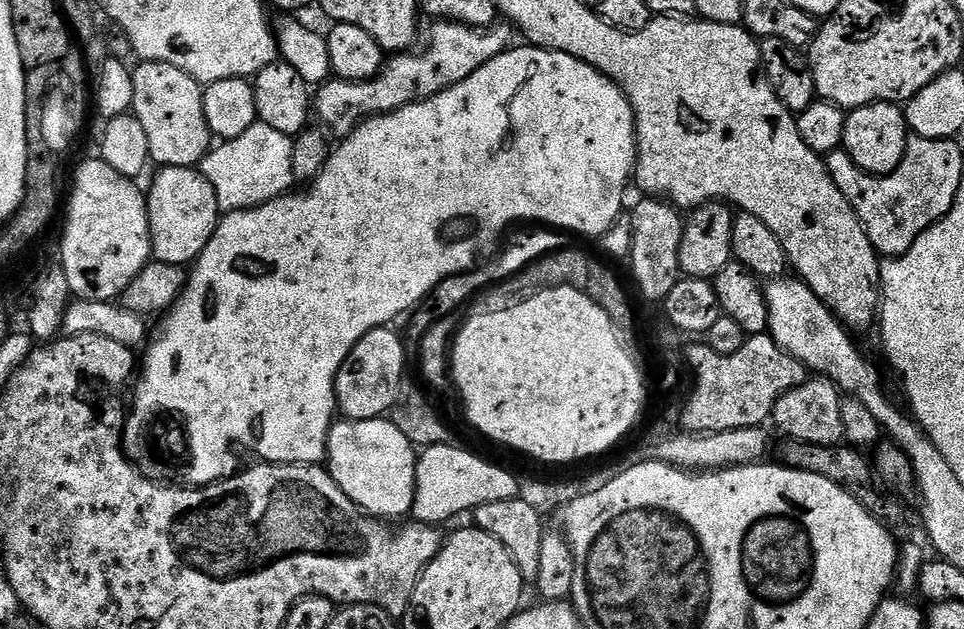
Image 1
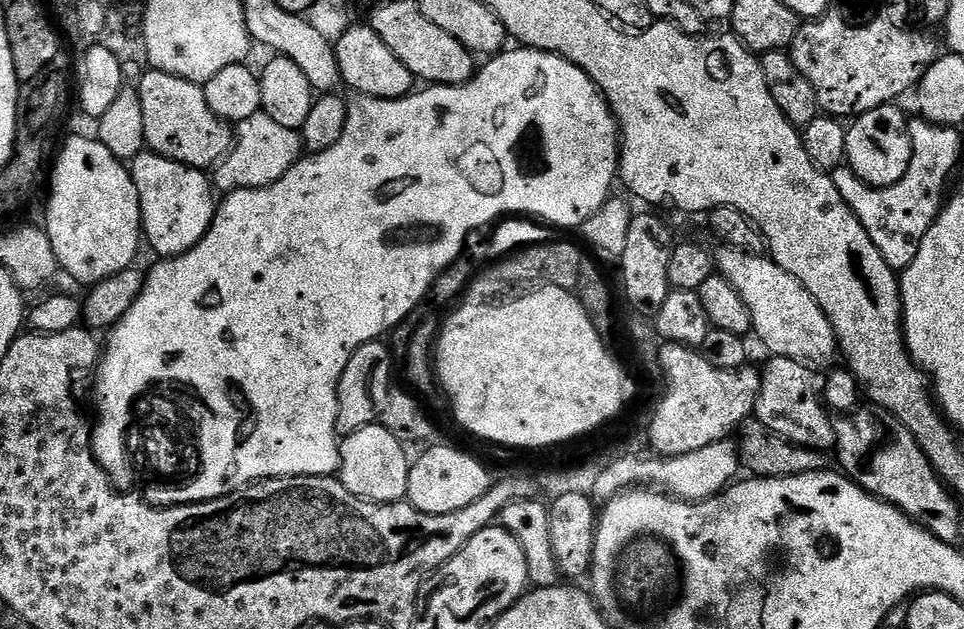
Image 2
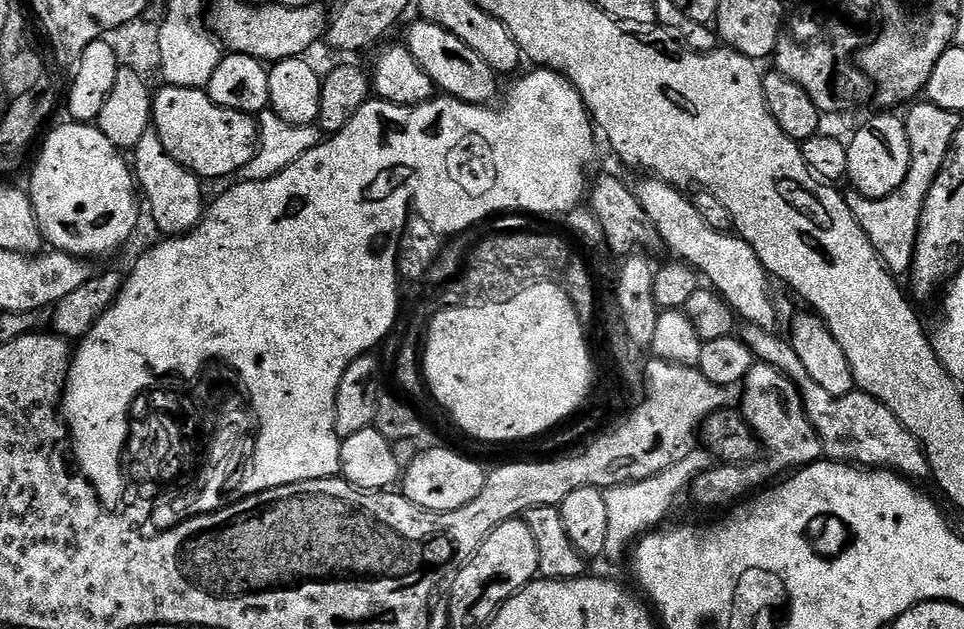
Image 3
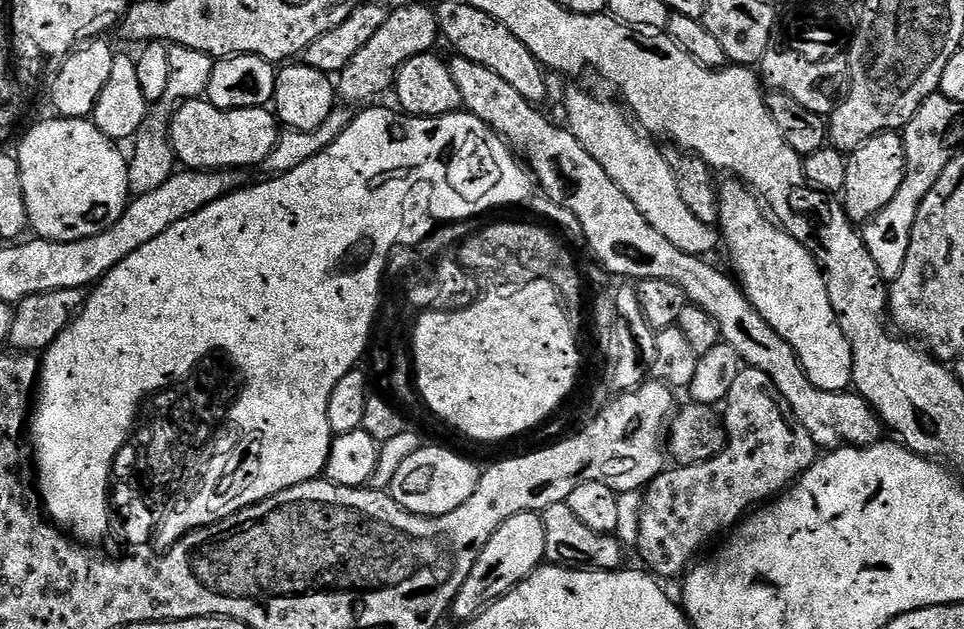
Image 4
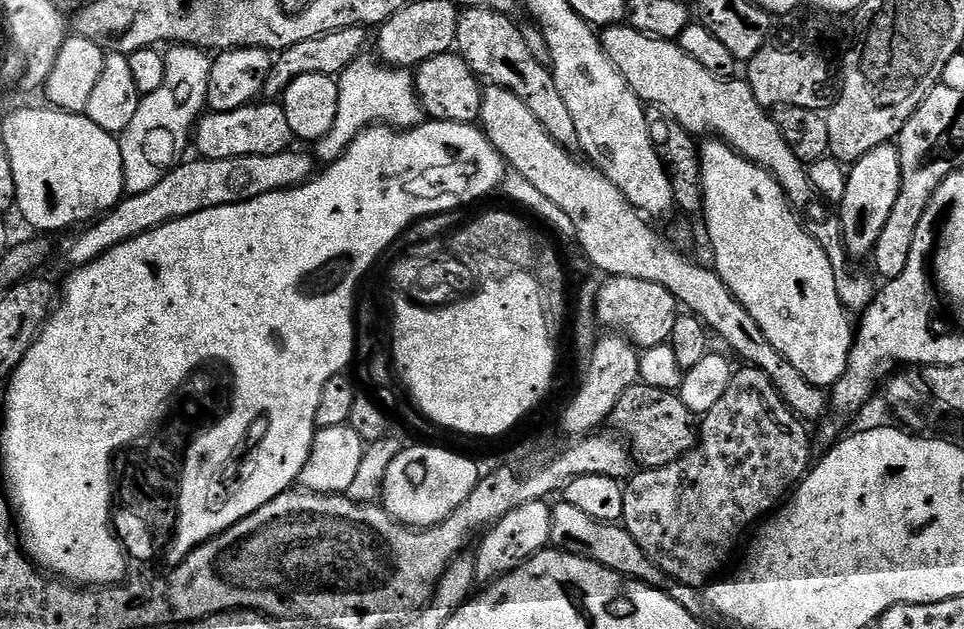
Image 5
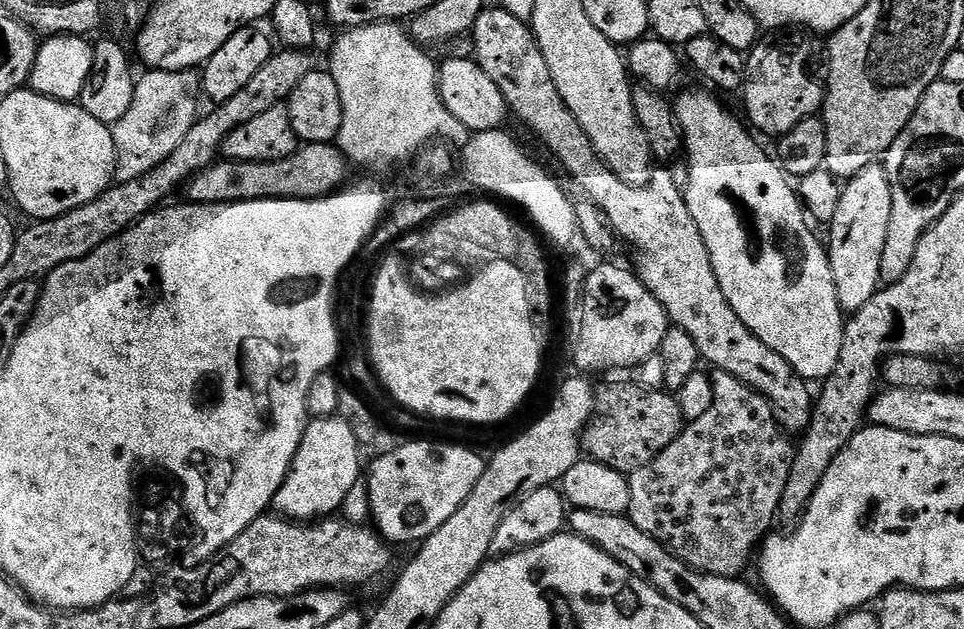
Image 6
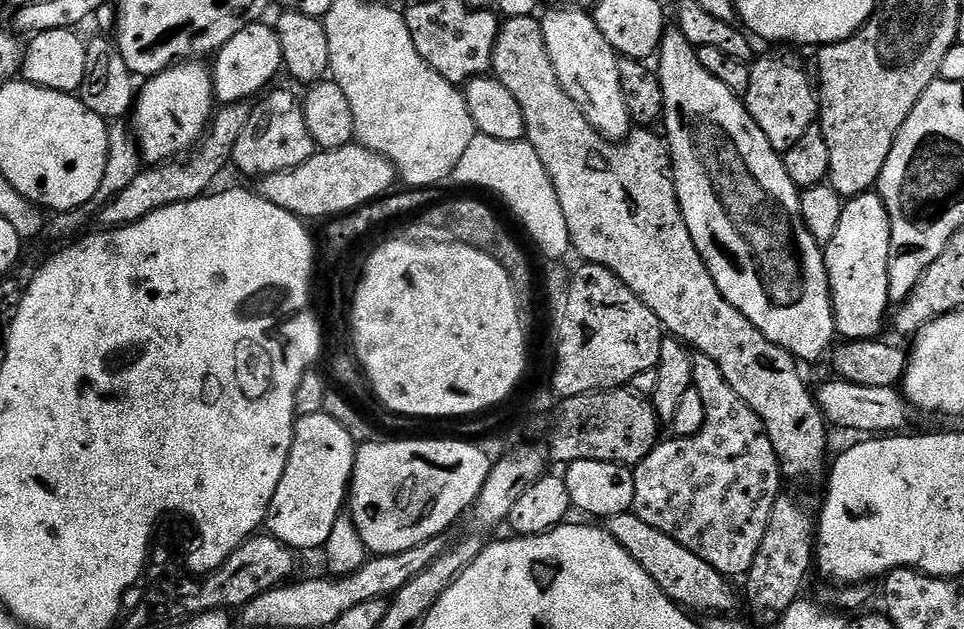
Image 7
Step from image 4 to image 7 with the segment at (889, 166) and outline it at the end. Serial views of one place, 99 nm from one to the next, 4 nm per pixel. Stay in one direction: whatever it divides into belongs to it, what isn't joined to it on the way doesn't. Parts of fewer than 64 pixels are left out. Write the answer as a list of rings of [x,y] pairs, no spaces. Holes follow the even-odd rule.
[[[875,191],[851,197],[842,210],[842,218],[838,218],[834,238],[823,245],[822,251],[837,333],[848,342],[877,339],[888,308],[890,312],[890,218],[884,199]]]

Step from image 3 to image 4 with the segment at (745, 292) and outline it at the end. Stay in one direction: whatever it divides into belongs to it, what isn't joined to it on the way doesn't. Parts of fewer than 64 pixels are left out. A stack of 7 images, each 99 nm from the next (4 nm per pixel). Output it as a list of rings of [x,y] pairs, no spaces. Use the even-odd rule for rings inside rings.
[[[572,88],[564,96],[564,112],[568,115],[566,127],[569,132],[582,142],[586,154],[618,182],[622,194],[638,206],[638,211],[658,234],[662,234],[678,250],[686,250],[686,254],[707,257],[708,252],[718,248],[718,232],[715,227],[701,222],[686,207],[680,195],[678,185],[674,182],[674,170],[666,162],[663,151],[651,144],[653,141],[633,121],[629,113],[615,99],[603,100],[592,92],[583,92],[580,88]]]

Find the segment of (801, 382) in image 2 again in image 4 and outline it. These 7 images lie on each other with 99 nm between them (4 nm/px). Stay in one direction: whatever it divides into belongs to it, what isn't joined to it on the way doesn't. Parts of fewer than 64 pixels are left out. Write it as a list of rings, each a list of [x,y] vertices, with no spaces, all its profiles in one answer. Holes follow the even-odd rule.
[[[741,367],[734,386],[730,386],[730,394],[724,399],[722,419],[728,439],[717,456],[701,464],[673,467],[673,472],[665,470],[643,489],[640,529],[634,548],[636,552],[640,551],[640,556],[644,559],[643,567],[657,578],[683,577],[693,567],[697,559],[695,556],[719,532],[727,533],[735,529],[757,506],[779,497],[818,459],[814,438],[810,438],[806,426],[802,426],[802,422],[794,418],[790,402],[786,402],[786,398],[778,394],[778,386],[774,386],[770,374],[762,374],[762,370]]]

